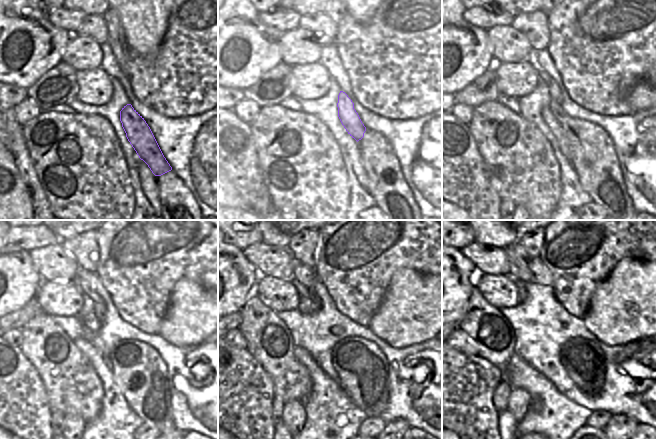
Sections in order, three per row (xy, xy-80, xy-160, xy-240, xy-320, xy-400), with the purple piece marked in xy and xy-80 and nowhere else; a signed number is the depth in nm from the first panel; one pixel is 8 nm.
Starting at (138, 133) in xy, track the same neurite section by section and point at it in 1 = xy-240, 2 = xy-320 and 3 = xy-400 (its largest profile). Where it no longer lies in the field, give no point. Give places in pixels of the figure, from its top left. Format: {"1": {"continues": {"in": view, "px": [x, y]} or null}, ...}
{"1": {"continues": {"in": "xy-240", "px": [83, 277]}}, "2": {"continues": {"in": "xy-320", "px": [305, 275]}}, "3": {"continues": {"in": "xy-400", "px": [518, 259]}}}

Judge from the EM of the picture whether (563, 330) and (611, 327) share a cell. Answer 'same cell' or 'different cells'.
different cells

